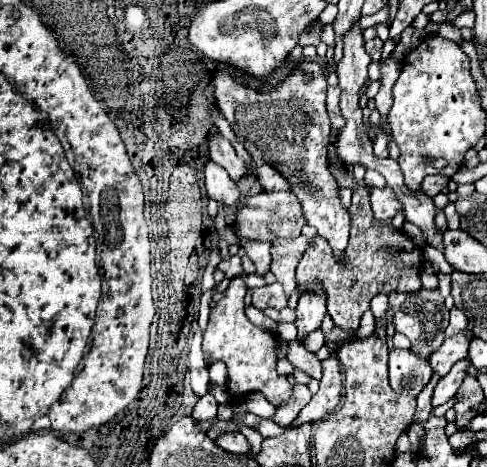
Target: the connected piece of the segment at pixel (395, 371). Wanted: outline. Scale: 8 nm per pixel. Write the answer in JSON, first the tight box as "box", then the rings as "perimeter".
{"box":[389,347,431,397],"perimeter":[[[395,347],[389,351],[389,383],[395,393],[417,397],[429,383],[431,373],[429,361],[421,359],[413,351]]]}

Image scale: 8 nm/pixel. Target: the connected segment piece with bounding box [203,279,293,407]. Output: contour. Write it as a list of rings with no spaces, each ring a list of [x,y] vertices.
[[[231,279],[225,297],[211,311],[207,329],[203,333],[205,363],[213,365],[215,361],[223,361],[227,365],[227,393],[231,397],[231,403],[243,401],[243,397],[249,393],[263,393],[265,399],[277,407],[291,397],[293,385],[287,381],[287,377],[279,375],[275,369],[277,345],[279,345],[277,335],[253,325],[245,317],[245,305],[243,305],[245,293],[247,293],[245,281]]]

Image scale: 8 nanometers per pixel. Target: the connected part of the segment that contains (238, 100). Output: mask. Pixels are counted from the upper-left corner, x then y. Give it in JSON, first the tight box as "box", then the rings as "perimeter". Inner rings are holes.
{"box":[215,63,351,263],"perimeter":[[[297,63],[295,71],[271,93],[259,95],[255,89],[243,87],[227,73],[215,75],[215,99],[217,107],[231,123],[237,139],[245,145],[249,155],[283,171],[291,183],[291,191],[303,205],[303,215],[309,225],[317,229],[317,235],[327,239],[333,257],[341,263],[349,241],[351,219],[349,211],[341,205],[339,187],[327,169],[327,145],[331,141],[331,123],[325,109],[327,79],[319,63]],[[281,135],[281,137],[279,137]],[[249,137],[249,139],[243,139]]]}

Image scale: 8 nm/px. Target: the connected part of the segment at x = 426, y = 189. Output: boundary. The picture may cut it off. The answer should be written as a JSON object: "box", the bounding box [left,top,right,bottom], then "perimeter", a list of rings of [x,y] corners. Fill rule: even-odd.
{"box":[421,175,449,197],"perimeter":[[[433,175],[433,177],[427,177],[425,181],[423,181],[423,185],[421,185],[421,191],[427,195],[427,197],[435,197],[435,195],[439,195],[441,193],[441,189],[443,187],[447,187],[447,183],[449,183],[449,179],[447,177],[443,177],[443,175]]]}

